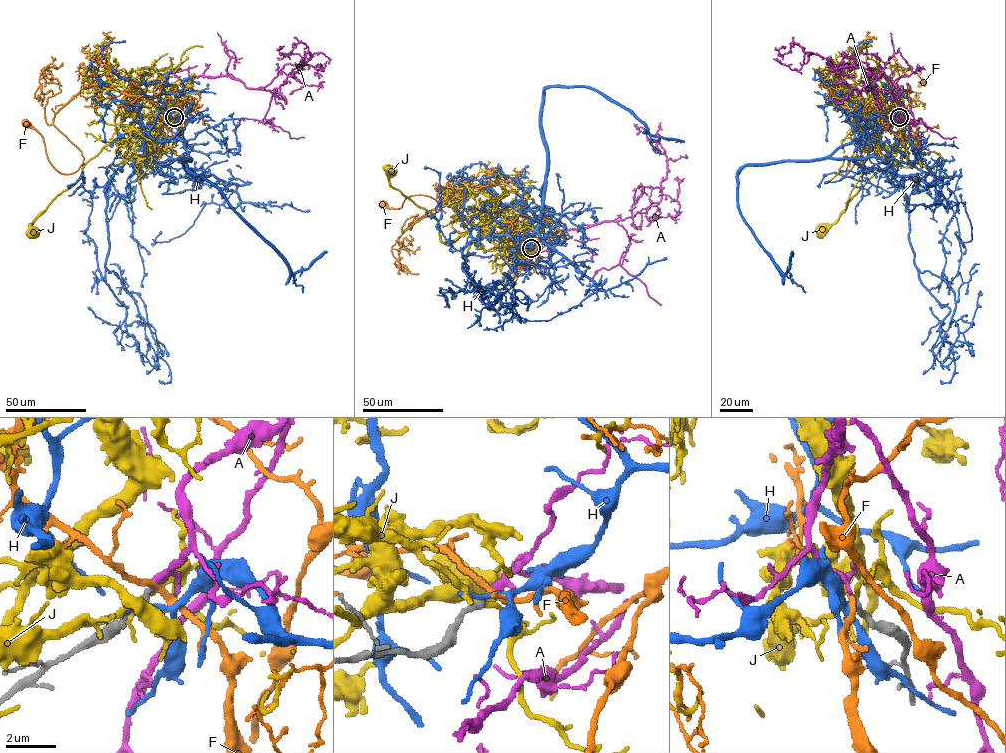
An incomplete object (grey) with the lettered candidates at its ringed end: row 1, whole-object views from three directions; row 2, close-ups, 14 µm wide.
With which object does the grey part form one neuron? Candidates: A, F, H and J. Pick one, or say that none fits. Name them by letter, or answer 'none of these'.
A

